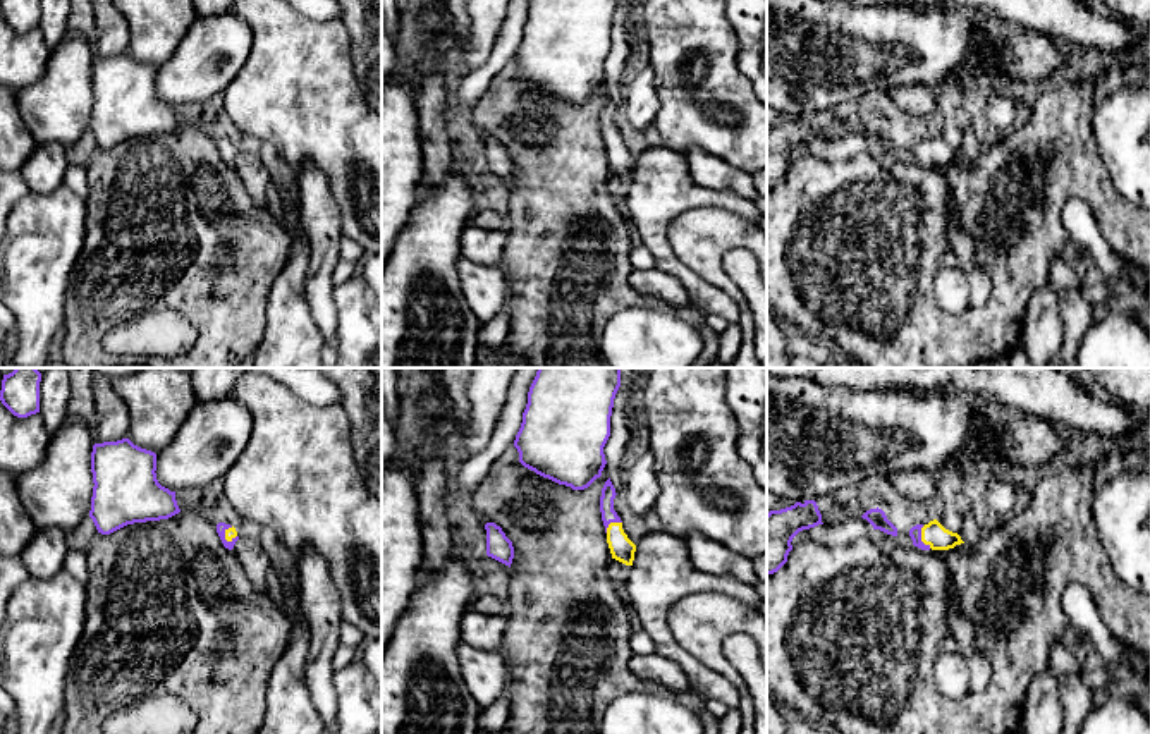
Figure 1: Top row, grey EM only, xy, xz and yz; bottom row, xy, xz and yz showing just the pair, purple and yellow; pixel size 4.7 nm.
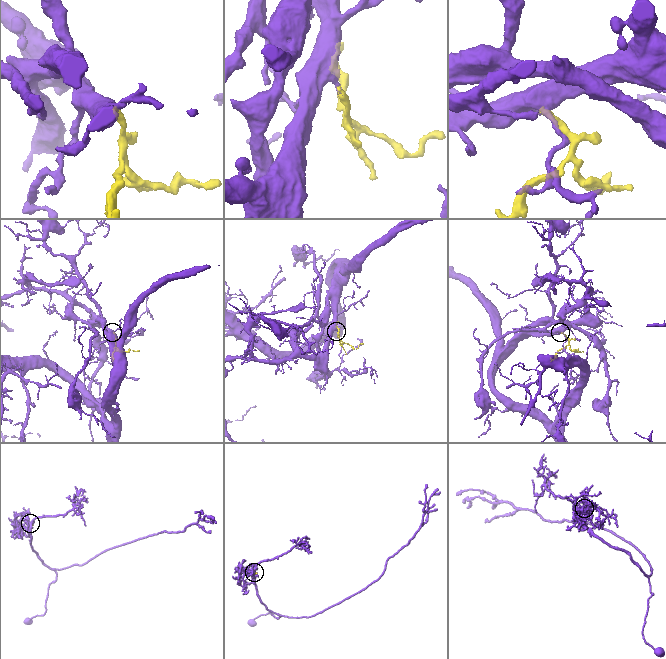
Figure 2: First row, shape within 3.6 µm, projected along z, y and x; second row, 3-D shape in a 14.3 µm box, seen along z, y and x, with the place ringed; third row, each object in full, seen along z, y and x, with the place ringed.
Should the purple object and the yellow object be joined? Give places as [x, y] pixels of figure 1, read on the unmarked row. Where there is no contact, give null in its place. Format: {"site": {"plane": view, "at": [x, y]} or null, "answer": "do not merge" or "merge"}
{"site": {"plane": "yz", "at": [920, 153]}, "answer": "merge"}

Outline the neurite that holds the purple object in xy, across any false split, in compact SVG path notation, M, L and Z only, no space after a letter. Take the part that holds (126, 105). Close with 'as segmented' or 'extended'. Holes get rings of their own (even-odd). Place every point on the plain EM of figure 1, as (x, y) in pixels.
M129 53L93 60L89 132L98 148L110 150L127 139L168 134L180 127L175 107L162 101L155 86L156 69Z; as segmented

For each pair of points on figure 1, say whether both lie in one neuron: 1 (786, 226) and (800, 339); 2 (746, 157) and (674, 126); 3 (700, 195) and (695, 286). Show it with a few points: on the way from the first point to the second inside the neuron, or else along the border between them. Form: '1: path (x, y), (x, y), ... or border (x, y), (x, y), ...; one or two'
1: border (798, 329), (824, 344); two
2: path (729, 140), (714, 126), (691, 126); one
3: path (674, 205), (659, 220), (659, 250), (669, 260); one

